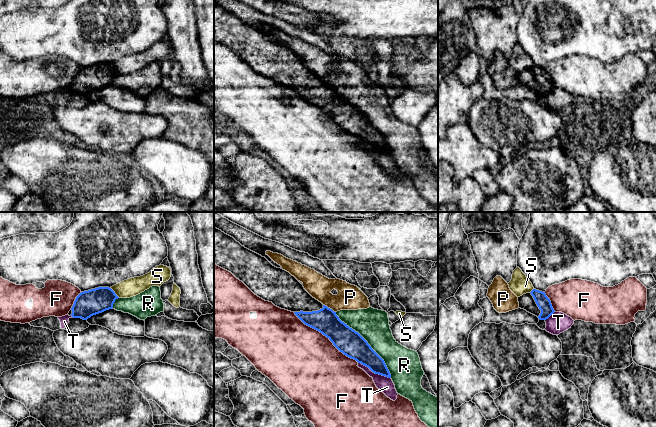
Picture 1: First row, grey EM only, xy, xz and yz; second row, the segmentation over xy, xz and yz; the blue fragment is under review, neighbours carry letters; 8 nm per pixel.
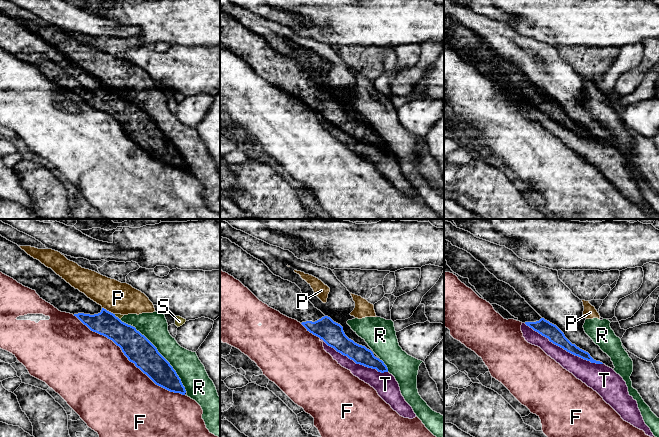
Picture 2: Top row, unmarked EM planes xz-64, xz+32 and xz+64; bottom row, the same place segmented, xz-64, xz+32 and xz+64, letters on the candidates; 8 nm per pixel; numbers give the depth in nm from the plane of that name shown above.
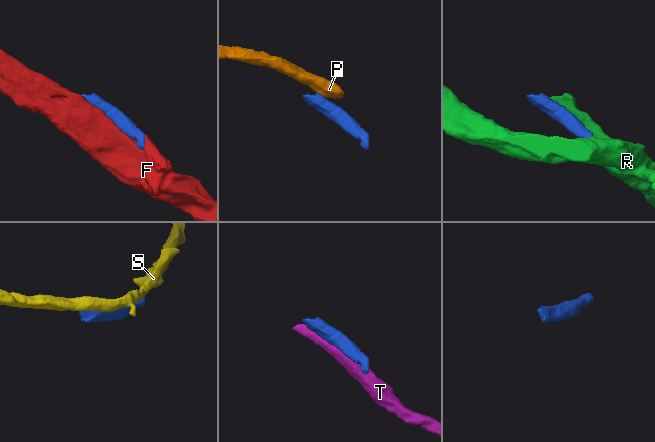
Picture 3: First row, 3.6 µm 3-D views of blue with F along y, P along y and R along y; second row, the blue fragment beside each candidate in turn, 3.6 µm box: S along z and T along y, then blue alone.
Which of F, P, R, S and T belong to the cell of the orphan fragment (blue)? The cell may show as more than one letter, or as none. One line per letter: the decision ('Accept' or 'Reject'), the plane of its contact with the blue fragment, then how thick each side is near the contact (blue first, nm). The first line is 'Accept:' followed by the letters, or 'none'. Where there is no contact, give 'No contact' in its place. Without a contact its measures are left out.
Accept: none
F: Reject. Touches blue in xz. Thickness 200 nm (blue) against 500 nm
P: Reject. Touches blue in xz. Thickness 200 nm (blue) against 200 nm
R: Reject. Touches blue in xz. Thickness 200 nm (blue) against 260 nm
S: Reject. Touches blue in xy. Thickness 200 nm (blue) against 150 nm
T: Reject. Touches blue in xz. Thickness 190 nm (blue) against 120 nm

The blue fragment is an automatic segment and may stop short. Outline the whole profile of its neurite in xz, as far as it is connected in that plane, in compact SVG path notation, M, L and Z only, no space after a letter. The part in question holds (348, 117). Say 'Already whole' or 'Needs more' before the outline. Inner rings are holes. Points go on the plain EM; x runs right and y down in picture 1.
Needs more. M214 4L214 40L231 48L258 73L281 85L294 88L305 101L326 112L347 133L368 143L375 150L391 154L384 136L358 108L342 98L336 88L313 74L289 48L273 42L265 33L245 24L217 4Z

